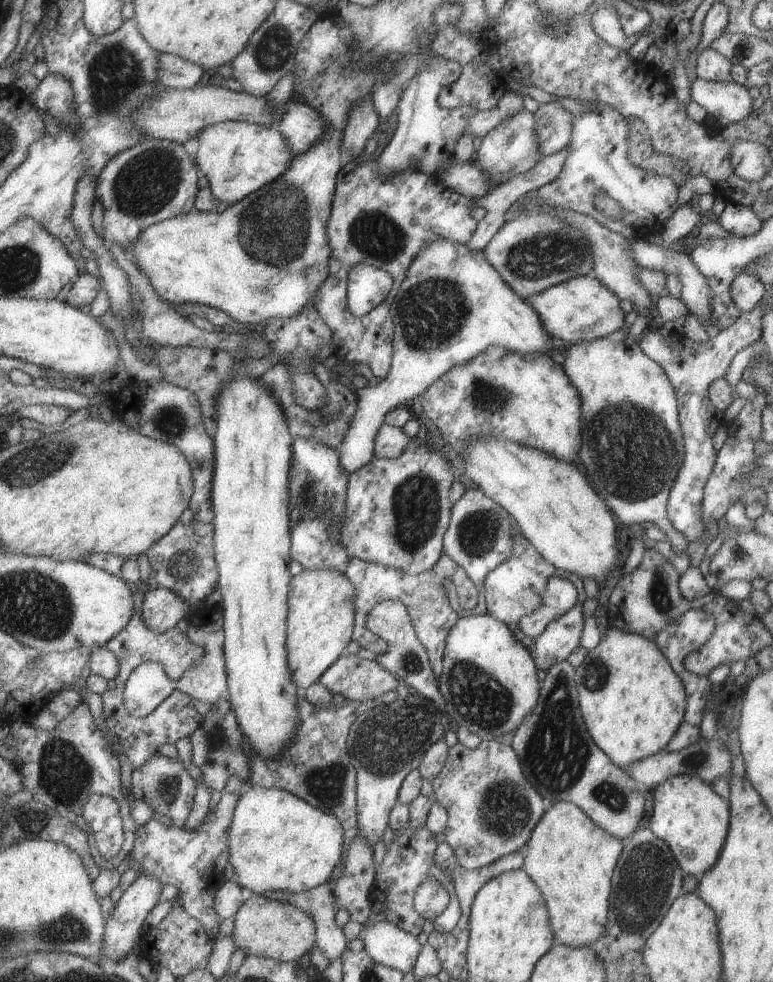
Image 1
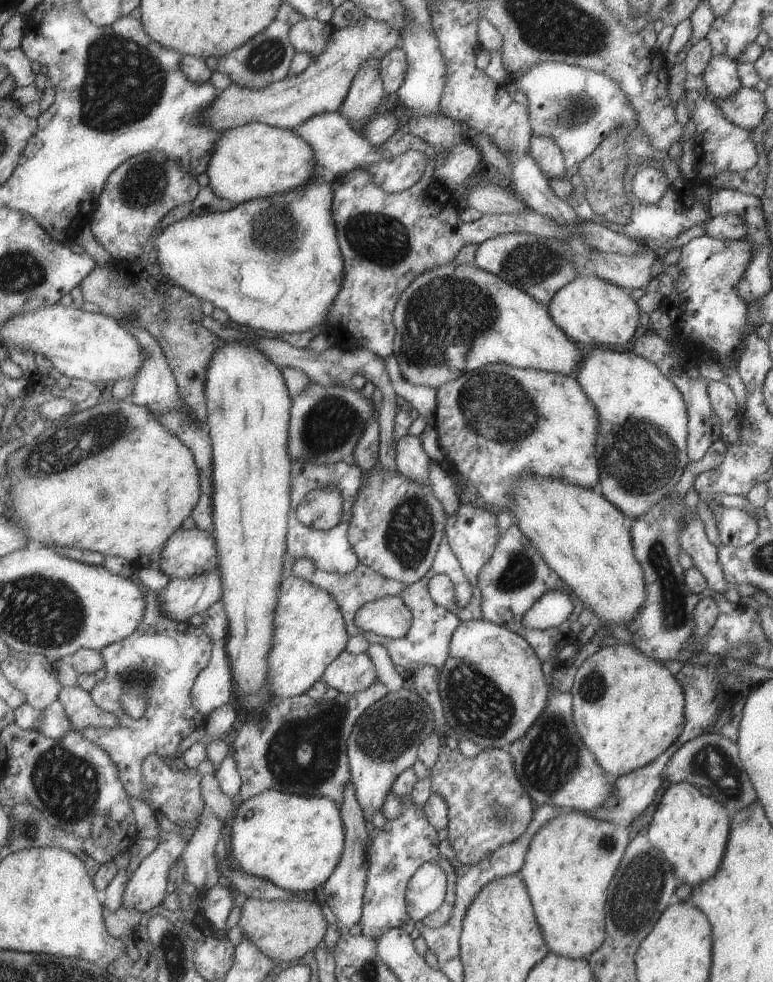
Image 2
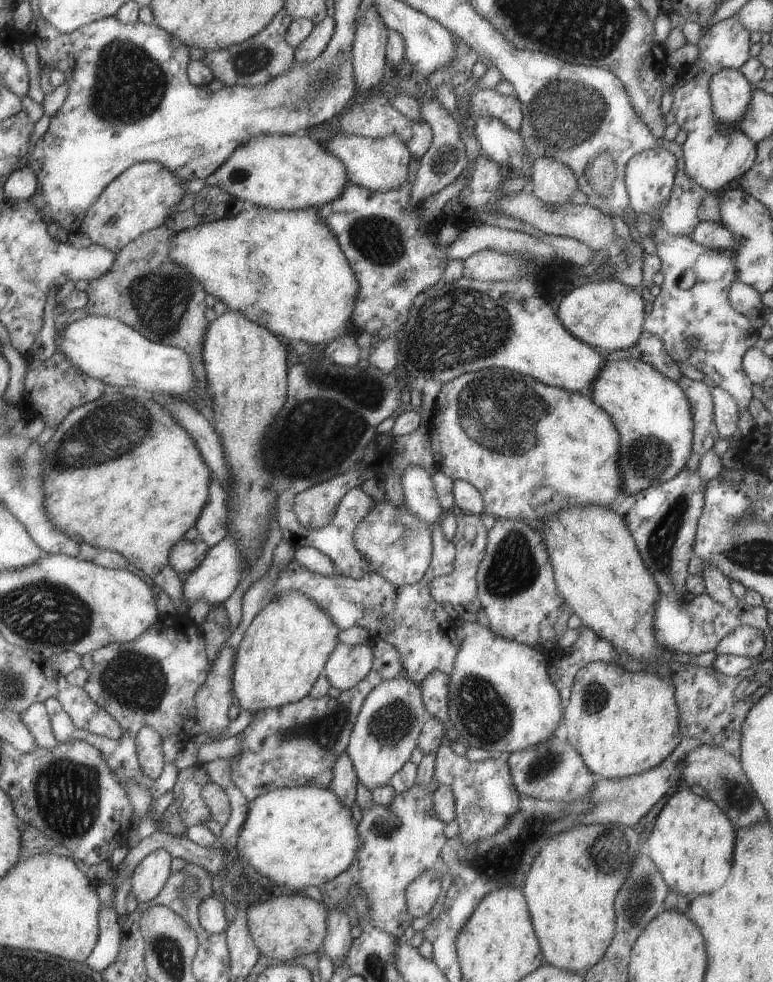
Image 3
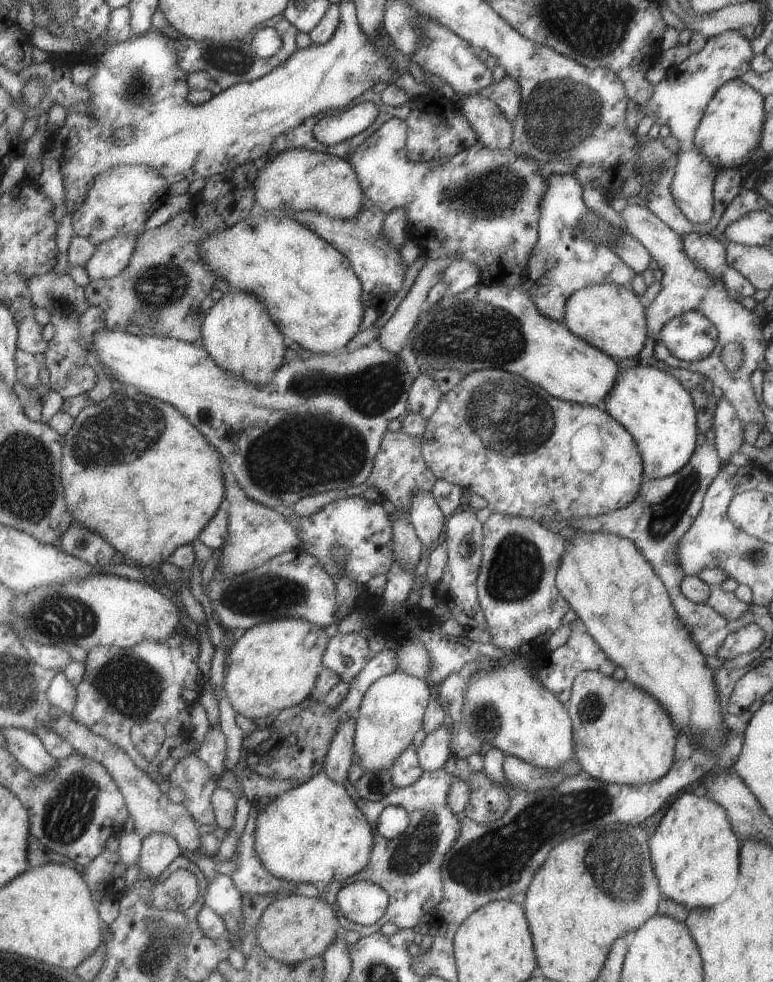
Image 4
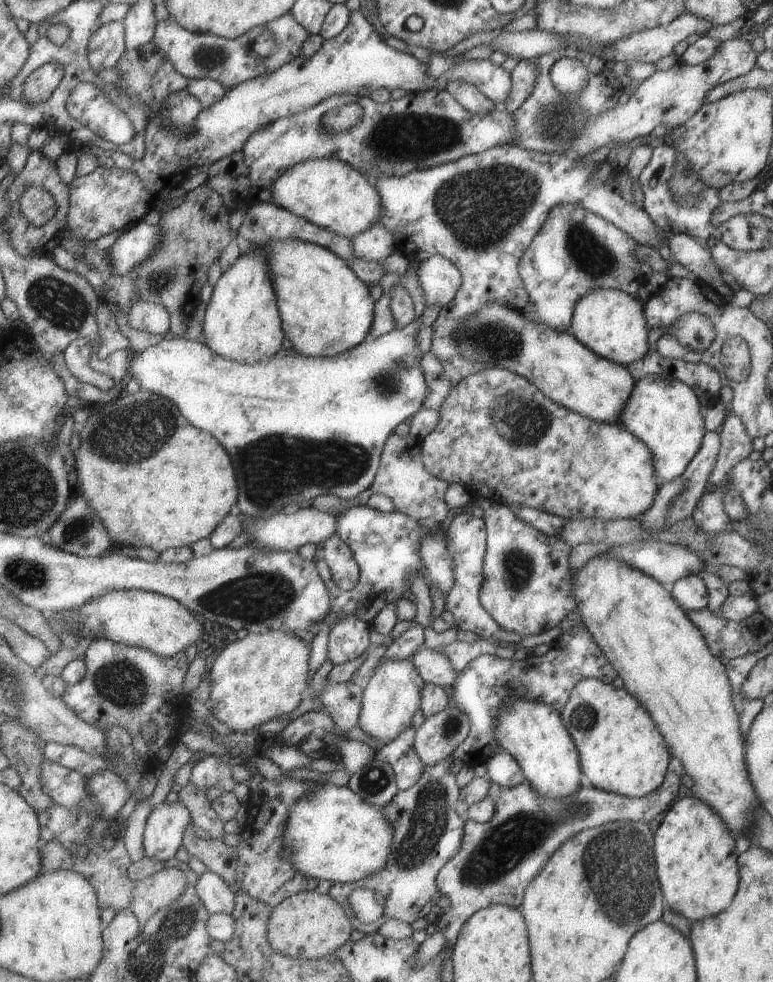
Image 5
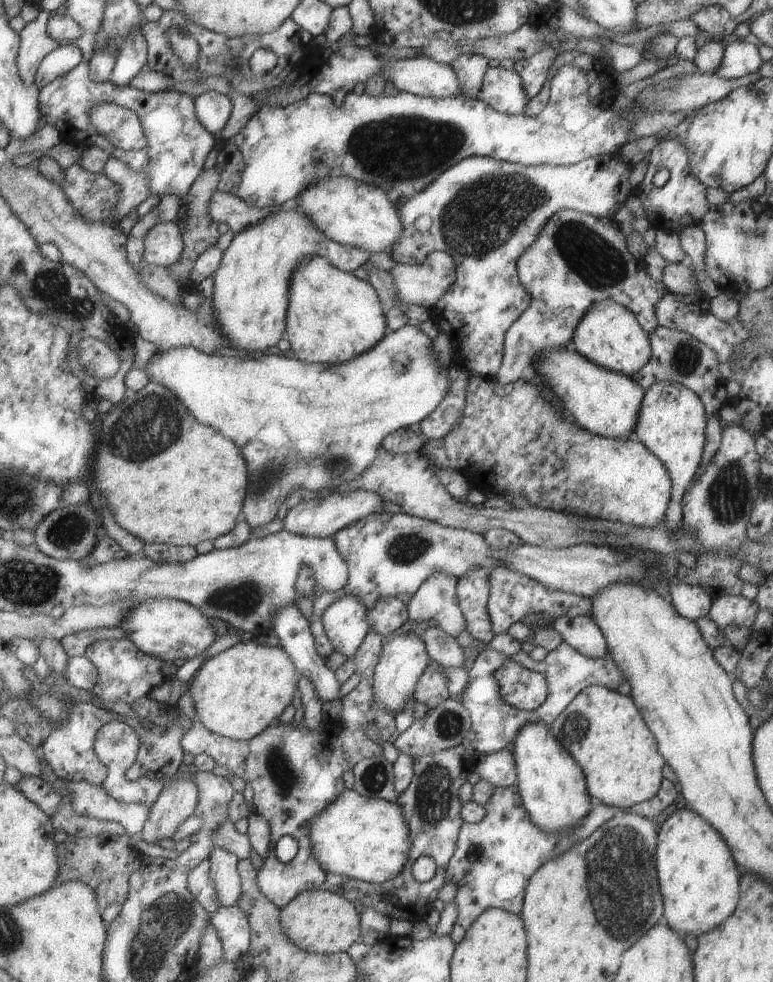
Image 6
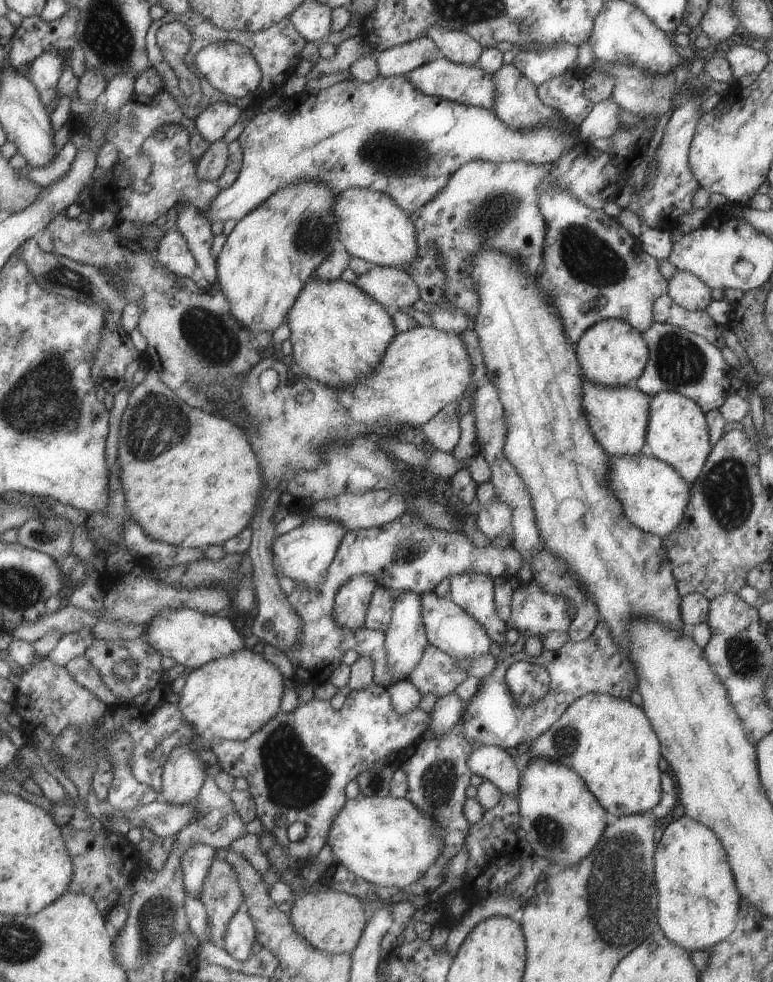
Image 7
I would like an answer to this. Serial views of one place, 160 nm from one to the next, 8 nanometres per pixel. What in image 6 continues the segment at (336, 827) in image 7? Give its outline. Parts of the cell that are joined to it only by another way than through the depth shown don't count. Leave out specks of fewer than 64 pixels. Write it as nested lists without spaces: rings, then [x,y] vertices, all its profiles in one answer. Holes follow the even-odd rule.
[[[345,788],[340,796],[308,821],[307,827],[313,857],[325,874],[383,883],[396,876],[408,860],[408,829],[399,808],[382,799],[363,798],[352,789]]]

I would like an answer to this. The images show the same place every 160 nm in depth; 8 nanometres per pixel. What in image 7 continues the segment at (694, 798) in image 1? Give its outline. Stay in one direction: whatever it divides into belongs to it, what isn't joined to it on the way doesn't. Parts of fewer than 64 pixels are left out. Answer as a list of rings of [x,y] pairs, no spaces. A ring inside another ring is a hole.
[[[685,814],[665,826],[658,842],[654,850],[654,879],[659,929],[687,952],[708,950],[733,930],[739,904],[725,850],[709,828]]]

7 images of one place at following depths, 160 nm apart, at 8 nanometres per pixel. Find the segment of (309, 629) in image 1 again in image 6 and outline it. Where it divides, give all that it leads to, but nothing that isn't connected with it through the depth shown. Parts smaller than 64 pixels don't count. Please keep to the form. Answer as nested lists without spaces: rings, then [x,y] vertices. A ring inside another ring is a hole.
[[[255,641],[239,642],[223,652],[204,660],[189,681],[189,693],[195,708],[194,719],[209,732],[232,740],[250,740],[270,726],[291,703],[296,691],[296,669],[287,654],[277,646],[261,646]]]

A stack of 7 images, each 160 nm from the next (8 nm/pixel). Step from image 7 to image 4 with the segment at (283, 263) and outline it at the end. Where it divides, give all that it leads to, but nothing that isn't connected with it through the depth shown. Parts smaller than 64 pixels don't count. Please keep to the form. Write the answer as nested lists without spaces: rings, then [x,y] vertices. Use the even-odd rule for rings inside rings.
[[[227,291],[206,312],[200,326],[202,347],[225,372],[246,383],[266,385],[283,364],[283,335],[269,318],[264,304],[247,292]]]

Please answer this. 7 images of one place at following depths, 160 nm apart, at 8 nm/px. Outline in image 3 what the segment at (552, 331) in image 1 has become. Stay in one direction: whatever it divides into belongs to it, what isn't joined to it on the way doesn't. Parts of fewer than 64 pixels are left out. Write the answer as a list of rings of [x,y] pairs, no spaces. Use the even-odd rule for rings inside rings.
[[[599,279],[569,289],[553,309],[573,338],[609,352],[634,345],[634,340],[642,331],[641,326],[646,315],[643,311],[644,296],[636,294],[631,287],[620,282]]]

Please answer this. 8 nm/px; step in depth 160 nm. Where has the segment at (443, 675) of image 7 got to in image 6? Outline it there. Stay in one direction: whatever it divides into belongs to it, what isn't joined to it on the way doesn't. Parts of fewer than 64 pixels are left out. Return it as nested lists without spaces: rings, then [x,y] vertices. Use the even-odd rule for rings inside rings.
[[[430,660],[425,671],[421,674],[412,695],[416,703],[424,704],[427,709],[437,707],[441,702],[450,698],[440,668],[441,666]]]

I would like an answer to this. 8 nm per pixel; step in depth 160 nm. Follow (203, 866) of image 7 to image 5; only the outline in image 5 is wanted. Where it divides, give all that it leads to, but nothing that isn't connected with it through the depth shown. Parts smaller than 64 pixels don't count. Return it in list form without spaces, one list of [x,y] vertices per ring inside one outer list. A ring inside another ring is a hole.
[[[204,872],[197,876],[195,890],[208,914],[225,913],[230,915],[234,909],[235,892],[217,873]]]

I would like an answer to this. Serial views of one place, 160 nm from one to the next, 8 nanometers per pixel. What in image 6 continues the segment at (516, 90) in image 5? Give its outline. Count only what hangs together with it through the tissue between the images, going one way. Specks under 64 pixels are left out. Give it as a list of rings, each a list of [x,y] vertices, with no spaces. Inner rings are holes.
[[[546,48],[532,57],[514,61],[512,68],[520,76],[520,85],[528,99],[533,98],[541,90],[549,68],[548,64],[551,64],[558,54],[559,51]]]

